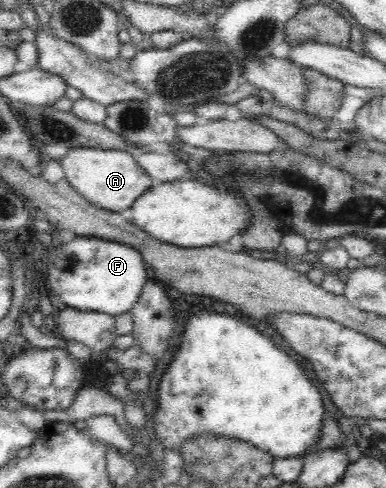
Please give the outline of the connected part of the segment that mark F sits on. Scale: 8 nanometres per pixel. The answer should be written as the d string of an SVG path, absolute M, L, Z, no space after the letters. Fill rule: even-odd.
M80 238L64 244L58 243L49 252L50 262L46 285L52 295L58 296L63 302L63 306L77 308L82 311L105 312L112 316L118 316L129 311L138 300L146 279L145 263L141 254L131 246L120 244L101 238Z

